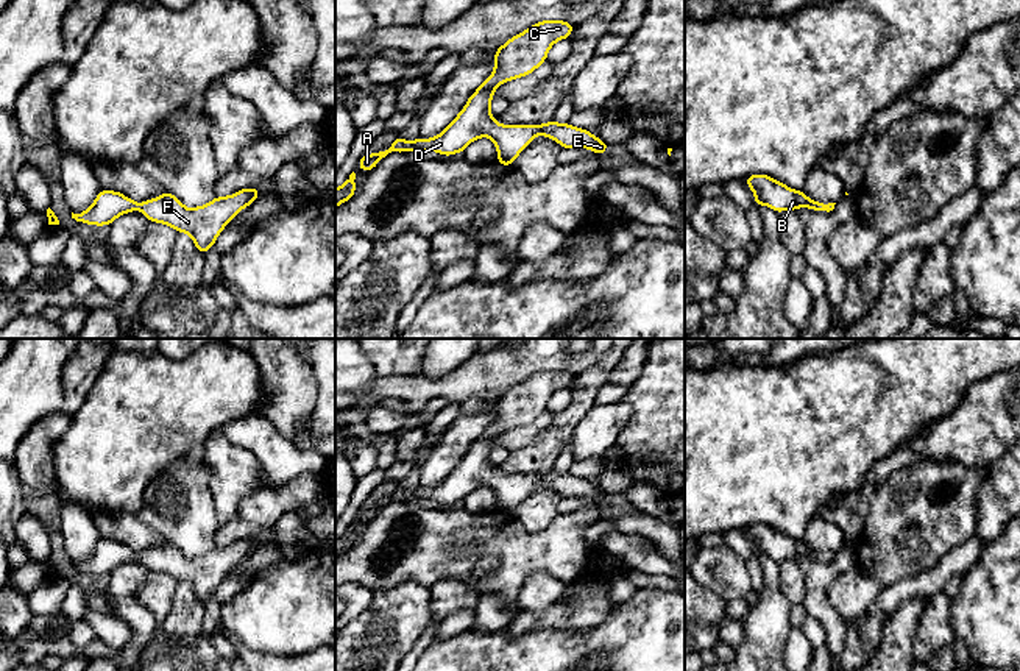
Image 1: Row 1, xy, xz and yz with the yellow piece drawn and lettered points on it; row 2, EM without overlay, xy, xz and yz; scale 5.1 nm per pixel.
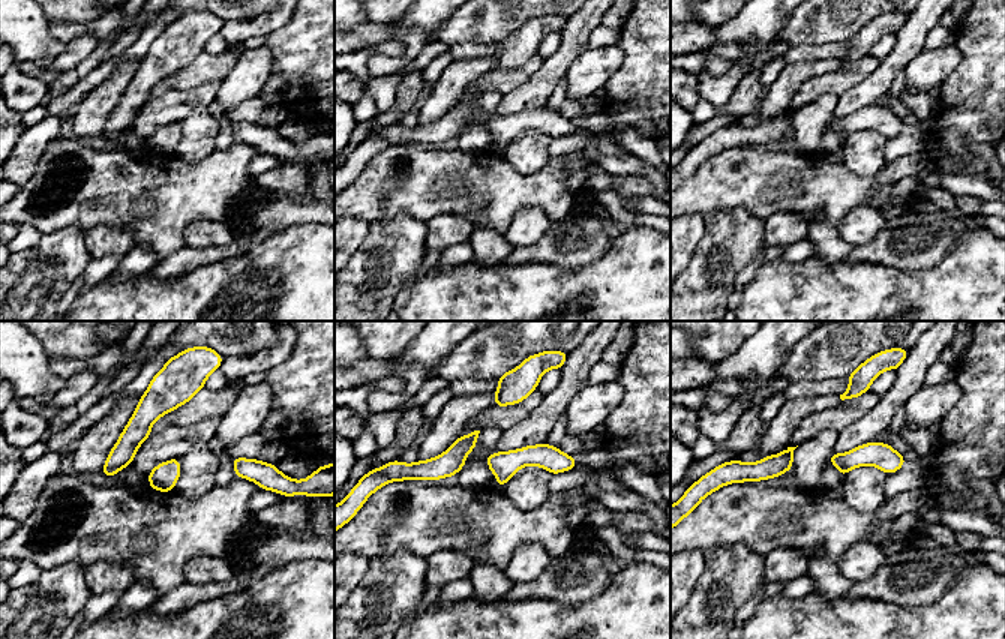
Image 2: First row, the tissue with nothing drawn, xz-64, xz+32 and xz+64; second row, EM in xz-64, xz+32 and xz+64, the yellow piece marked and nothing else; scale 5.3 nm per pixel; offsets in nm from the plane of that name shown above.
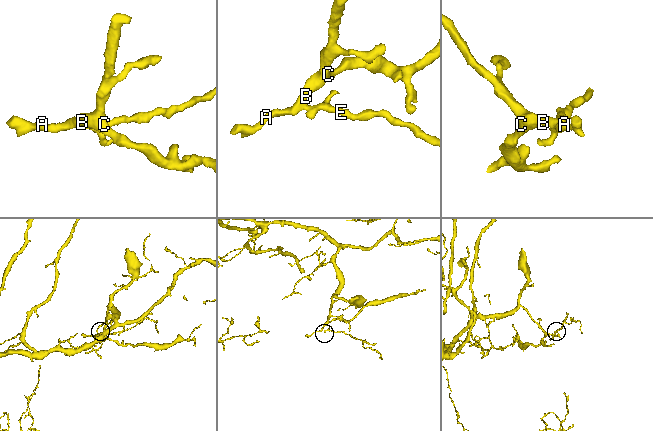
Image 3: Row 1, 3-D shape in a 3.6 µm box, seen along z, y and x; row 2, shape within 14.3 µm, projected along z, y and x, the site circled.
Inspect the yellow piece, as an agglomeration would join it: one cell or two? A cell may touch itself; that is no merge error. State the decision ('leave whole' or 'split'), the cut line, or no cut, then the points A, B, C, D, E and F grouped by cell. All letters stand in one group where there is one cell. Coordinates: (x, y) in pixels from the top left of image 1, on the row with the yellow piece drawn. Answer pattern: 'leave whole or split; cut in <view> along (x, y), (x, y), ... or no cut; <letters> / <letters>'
leave whole; no cut; A B C D E F

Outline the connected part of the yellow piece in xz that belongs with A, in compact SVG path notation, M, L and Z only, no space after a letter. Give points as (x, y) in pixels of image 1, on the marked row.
M541 20L526 31L515 34L496 50L493 61L494 72L474 91L465 108L444 131L432 139L418 137L412 142L406 142L398 134L388 150L368 153L360 158L357 167L371 172L391 151L404 153L415 150L420 153L430 150L451 156L463 153L473 140L487 136L496 145L499 165L512 165L538 134L558 142L561 148L590 148L597 156L605 153L610 145L593 136L588 130L554 120L543 125L501 125L490 112L494 89L505 81L530 75L547 59L549 48L560 39L569 39L574 28L572 23L565 20Z

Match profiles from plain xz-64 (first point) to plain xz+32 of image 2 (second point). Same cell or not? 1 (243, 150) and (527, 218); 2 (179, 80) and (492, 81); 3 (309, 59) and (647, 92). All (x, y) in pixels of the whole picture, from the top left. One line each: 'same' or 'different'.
1: different
2: same
3: same

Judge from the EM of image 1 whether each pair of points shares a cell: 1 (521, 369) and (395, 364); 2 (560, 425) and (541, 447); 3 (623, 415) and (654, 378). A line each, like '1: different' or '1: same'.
1: different
2: same
3: different

